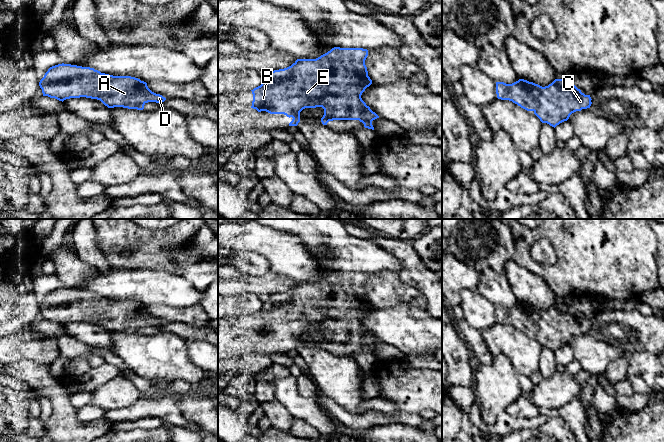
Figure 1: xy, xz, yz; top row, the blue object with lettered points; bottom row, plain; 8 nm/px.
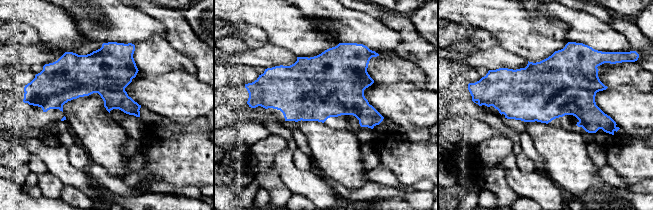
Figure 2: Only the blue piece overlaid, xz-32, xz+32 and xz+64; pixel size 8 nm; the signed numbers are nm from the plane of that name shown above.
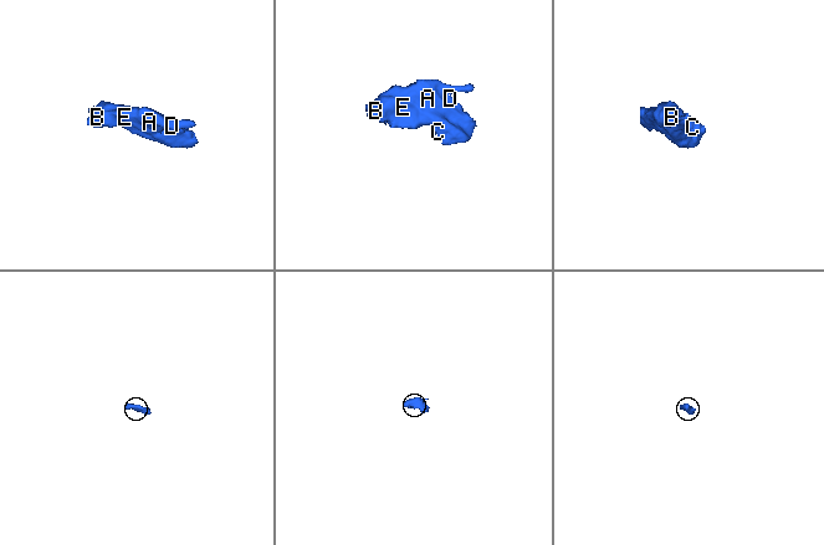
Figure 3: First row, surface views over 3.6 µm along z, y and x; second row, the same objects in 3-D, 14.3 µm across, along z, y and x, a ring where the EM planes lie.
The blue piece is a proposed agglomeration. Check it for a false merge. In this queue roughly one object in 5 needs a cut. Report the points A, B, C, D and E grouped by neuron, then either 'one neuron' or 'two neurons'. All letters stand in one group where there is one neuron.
groups A B C D E; one neuron

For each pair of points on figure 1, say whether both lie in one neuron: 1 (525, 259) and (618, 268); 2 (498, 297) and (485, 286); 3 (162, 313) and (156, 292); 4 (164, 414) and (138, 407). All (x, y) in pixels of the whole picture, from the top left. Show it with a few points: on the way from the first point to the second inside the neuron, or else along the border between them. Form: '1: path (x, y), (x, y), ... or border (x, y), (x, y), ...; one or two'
1: path (548, 270), (595, 268); one
2: path (495, 294), (488, 287); one
3: border (146, 306), (161, 304), (182, 308); two
4: path (158, 408), (144, 407); one

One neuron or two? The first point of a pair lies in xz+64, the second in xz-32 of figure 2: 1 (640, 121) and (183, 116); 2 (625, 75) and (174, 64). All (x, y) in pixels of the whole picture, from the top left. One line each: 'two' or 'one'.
1: one
2: one

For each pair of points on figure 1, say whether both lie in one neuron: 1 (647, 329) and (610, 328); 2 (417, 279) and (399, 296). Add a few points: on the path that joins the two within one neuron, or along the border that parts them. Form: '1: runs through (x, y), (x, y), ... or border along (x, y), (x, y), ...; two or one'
1: runs through (638, 329), (631, 325), (627, 328), (619, 328); one
2: border along (398, 275), (404, 282), (415, 287), (427, 302); two

